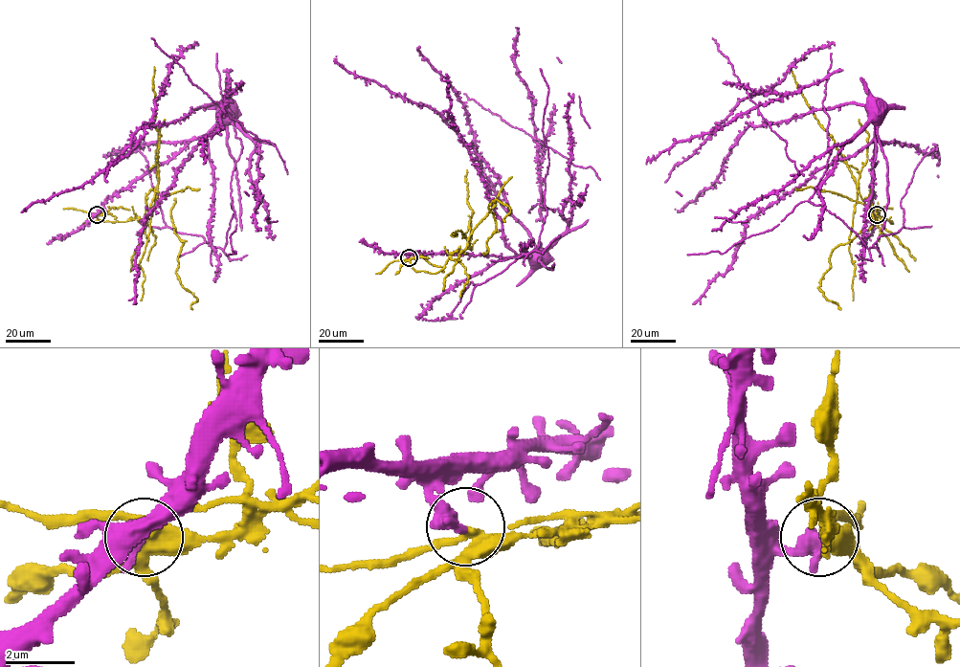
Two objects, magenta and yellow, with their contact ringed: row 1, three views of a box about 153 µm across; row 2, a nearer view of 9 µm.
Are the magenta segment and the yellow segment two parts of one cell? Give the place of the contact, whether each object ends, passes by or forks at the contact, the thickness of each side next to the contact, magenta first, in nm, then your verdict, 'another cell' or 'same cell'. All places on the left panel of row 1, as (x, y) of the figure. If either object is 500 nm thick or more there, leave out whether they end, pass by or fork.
(97, 214) | magenta ends | yellow forks | 480/300 nm | another cell

